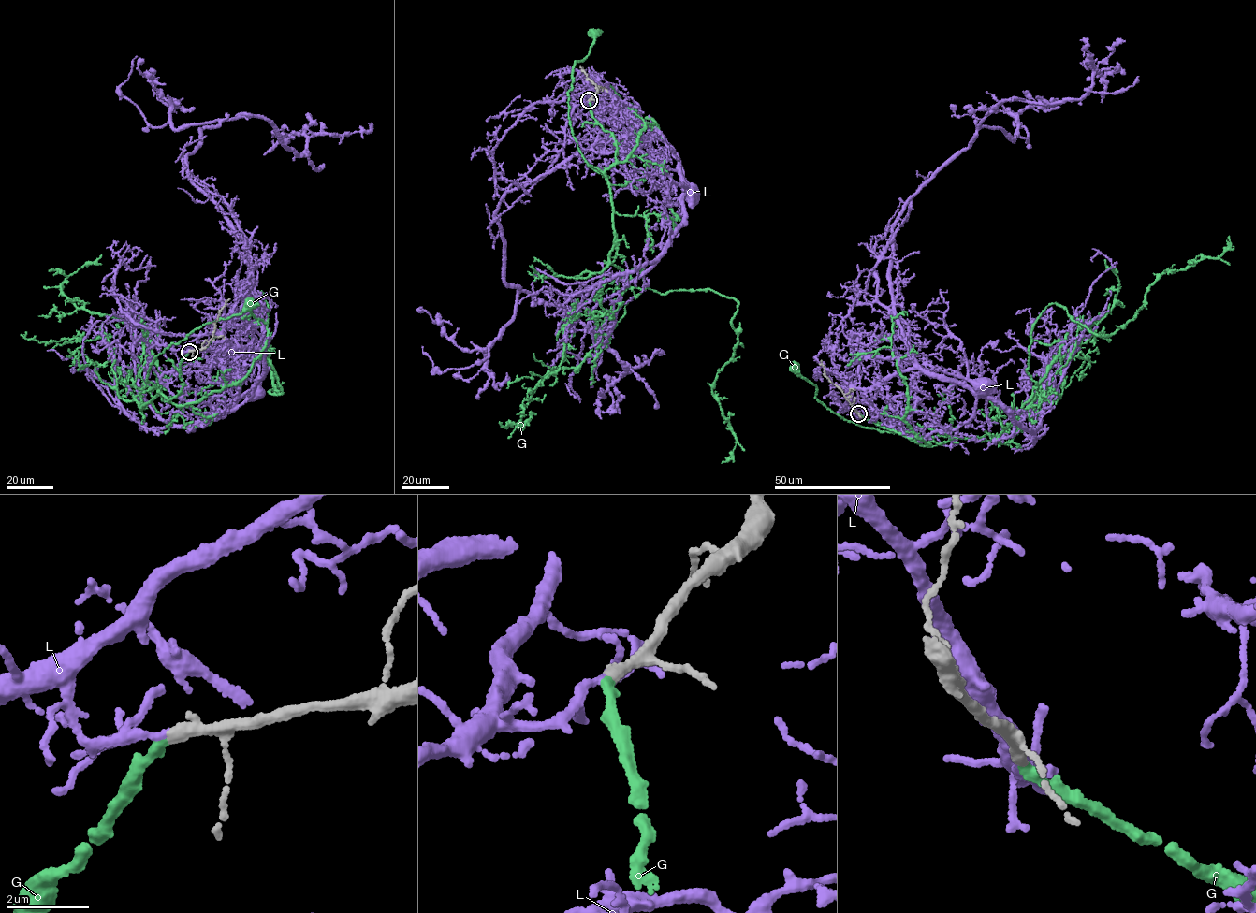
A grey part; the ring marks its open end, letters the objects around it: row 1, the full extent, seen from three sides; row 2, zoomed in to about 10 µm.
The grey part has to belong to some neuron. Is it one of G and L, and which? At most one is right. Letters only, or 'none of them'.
G

